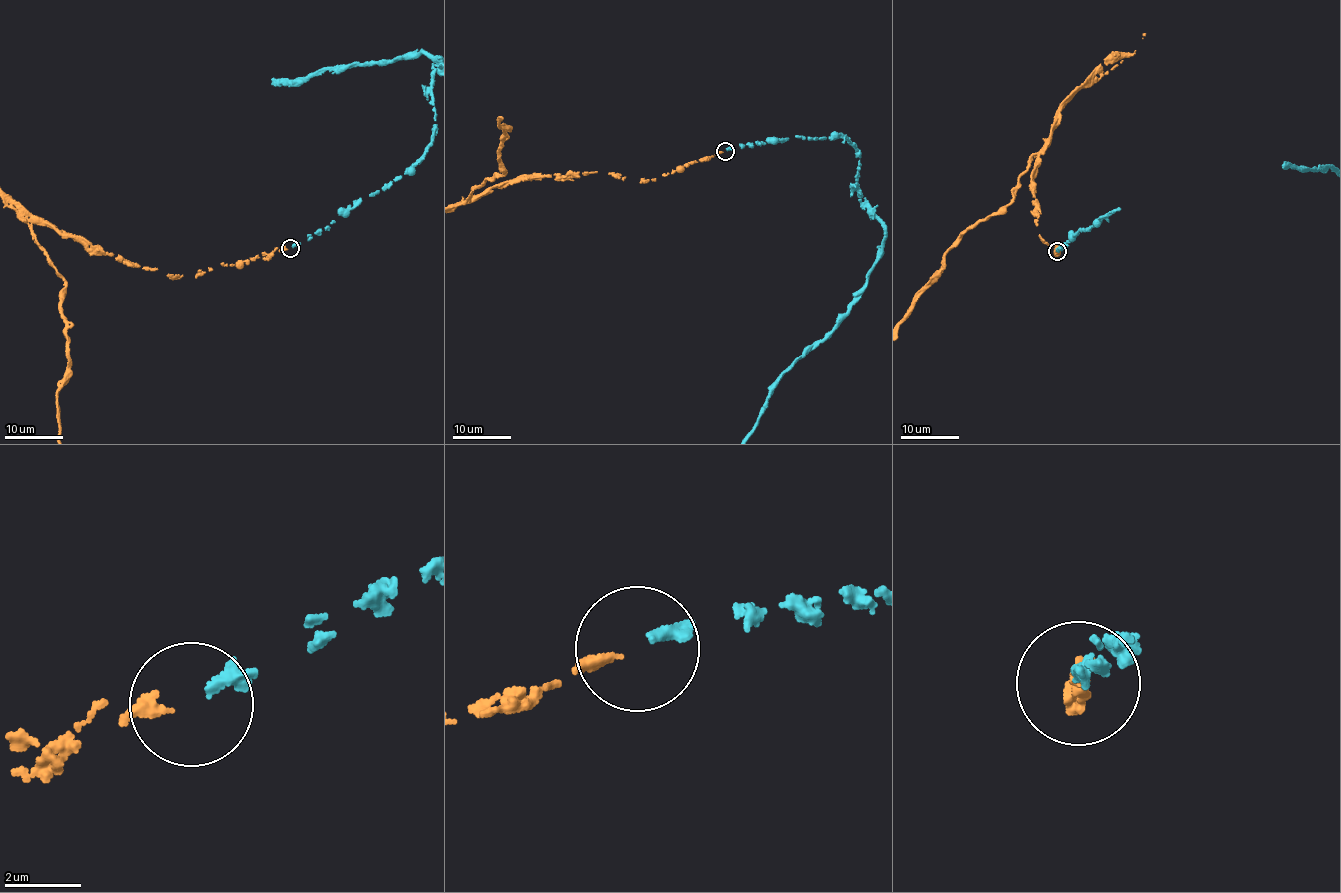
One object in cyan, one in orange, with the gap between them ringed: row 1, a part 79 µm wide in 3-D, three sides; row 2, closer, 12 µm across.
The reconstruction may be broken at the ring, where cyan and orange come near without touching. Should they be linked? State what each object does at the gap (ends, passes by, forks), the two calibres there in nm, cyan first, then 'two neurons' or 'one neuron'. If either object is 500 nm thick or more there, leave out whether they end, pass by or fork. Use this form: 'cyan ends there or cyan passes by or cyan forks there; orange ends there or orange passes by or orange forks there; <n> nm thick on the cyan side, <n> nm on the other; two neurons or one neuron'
cyan ends there; orange ends there; 320 nm thick on the cyan side, 280 nm on the other; one neuron

